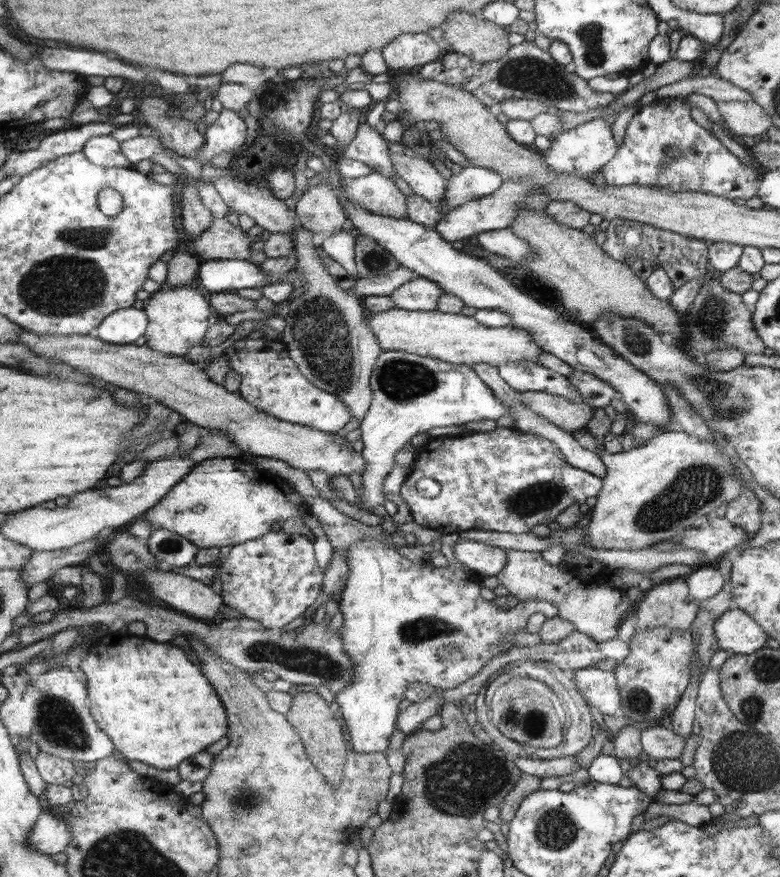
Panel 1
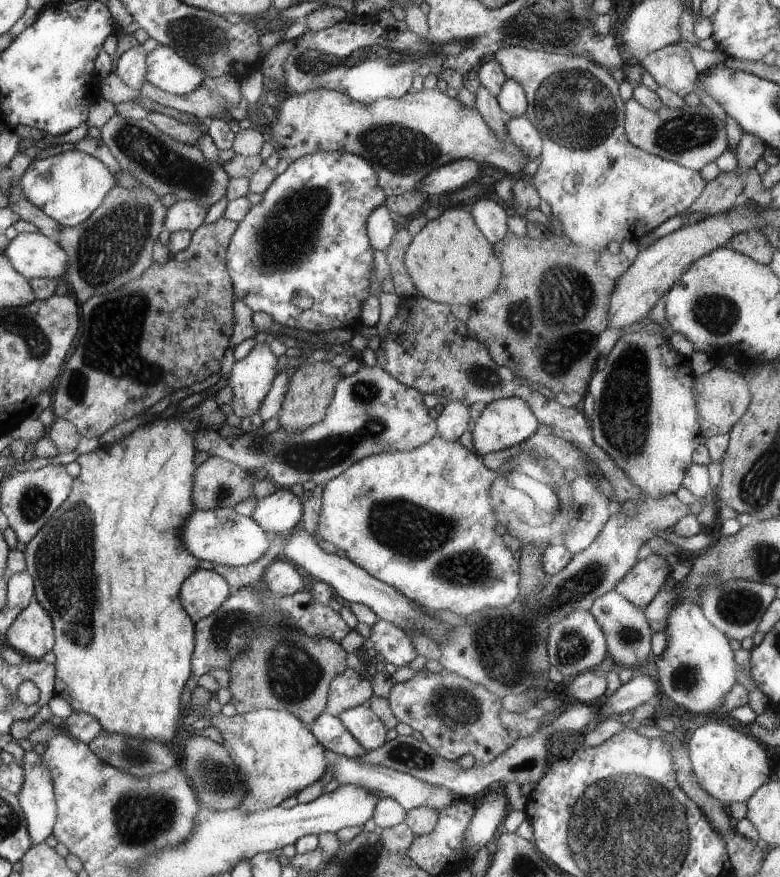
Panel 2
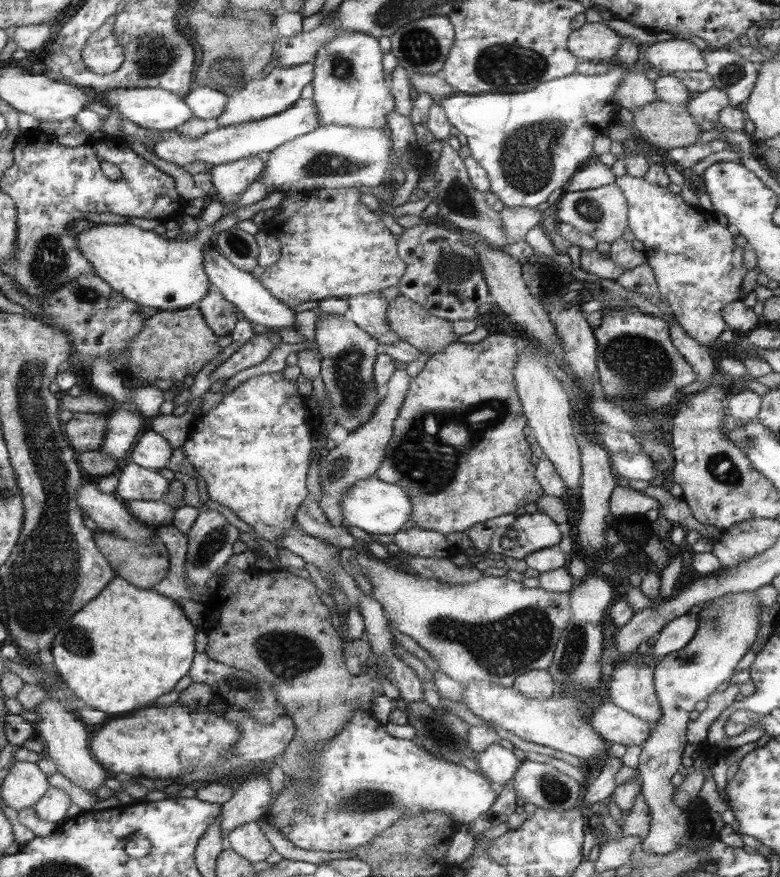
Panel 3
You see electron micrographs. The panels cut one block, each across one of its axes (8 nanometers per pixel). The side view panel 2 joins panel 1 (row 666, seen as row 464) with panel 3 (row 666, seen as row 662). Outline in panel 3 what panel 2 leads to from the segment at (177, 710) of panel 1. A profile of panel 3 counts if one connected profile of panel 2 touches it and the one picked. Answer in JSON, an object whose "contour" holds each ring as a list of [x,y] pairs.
{"contour":[[[116,575],[101,594],[75,612],[56,635],[50,648],[61,680],[81,700],[81,705],[102,710],[108,715],[128,714],[150,706],[156,698],[174,689],[180,678],[190,674],[195,658],[196,630],[184,610],[170,597],[154,589],[142,589]]]}

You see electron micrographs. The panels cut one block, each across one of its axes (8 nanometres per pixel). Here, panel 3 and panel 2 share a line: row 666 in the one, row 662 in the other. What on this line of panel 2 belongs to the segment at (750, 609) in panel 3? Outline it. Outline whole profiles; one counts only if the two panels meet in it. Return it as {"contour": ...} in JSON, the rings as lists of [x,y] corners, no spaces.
{"contour":[[[684,599],[667,616],[664,634],[667,646],[660,656],[654,657],[660,690],[688,712],[715,712],[722,706],[724,697],[732,690],[738,676],[738,664],[728,636],[704,616],[703,609],[694,599]]]}

